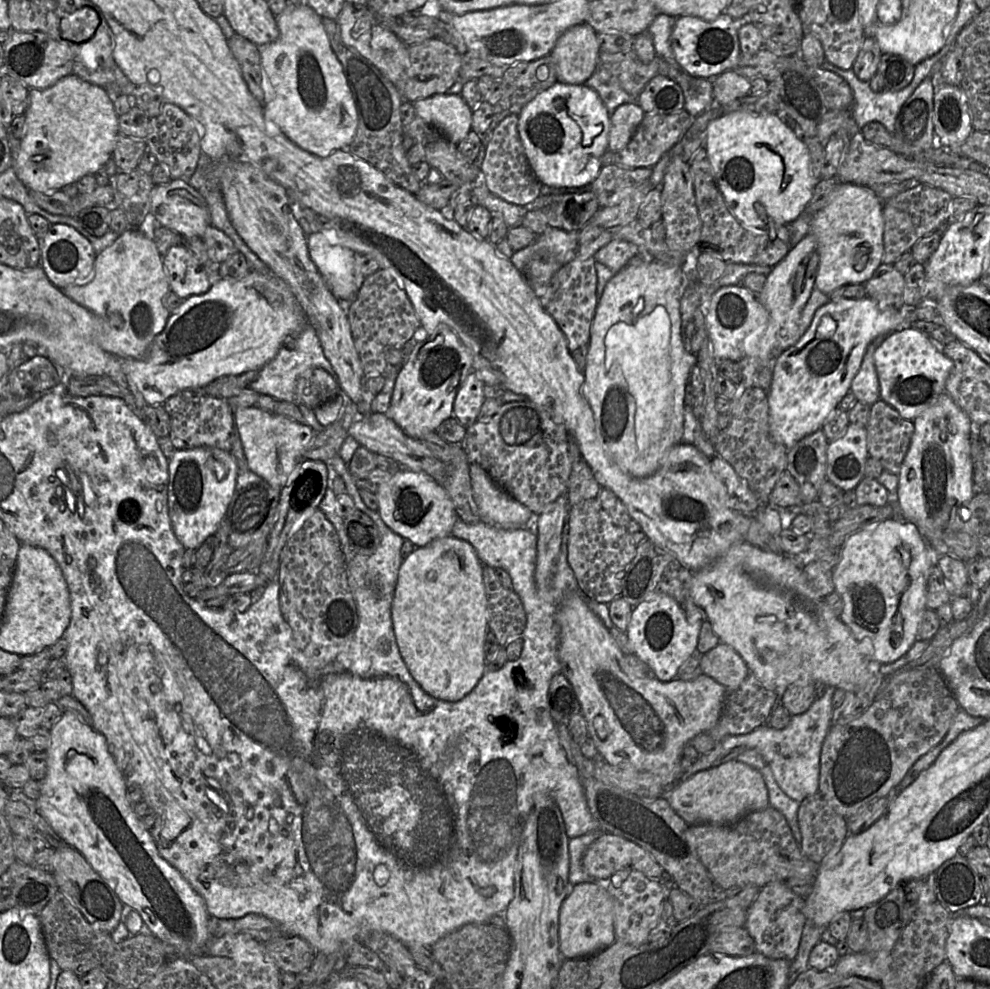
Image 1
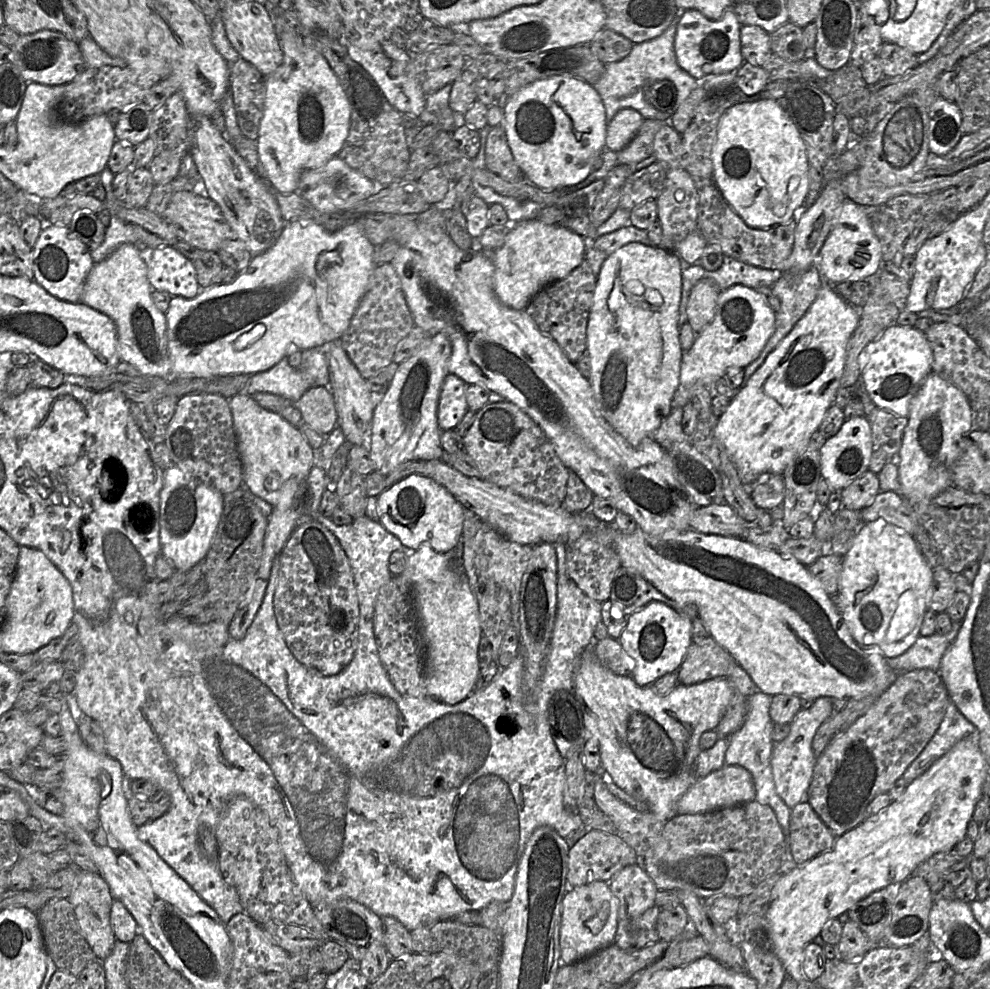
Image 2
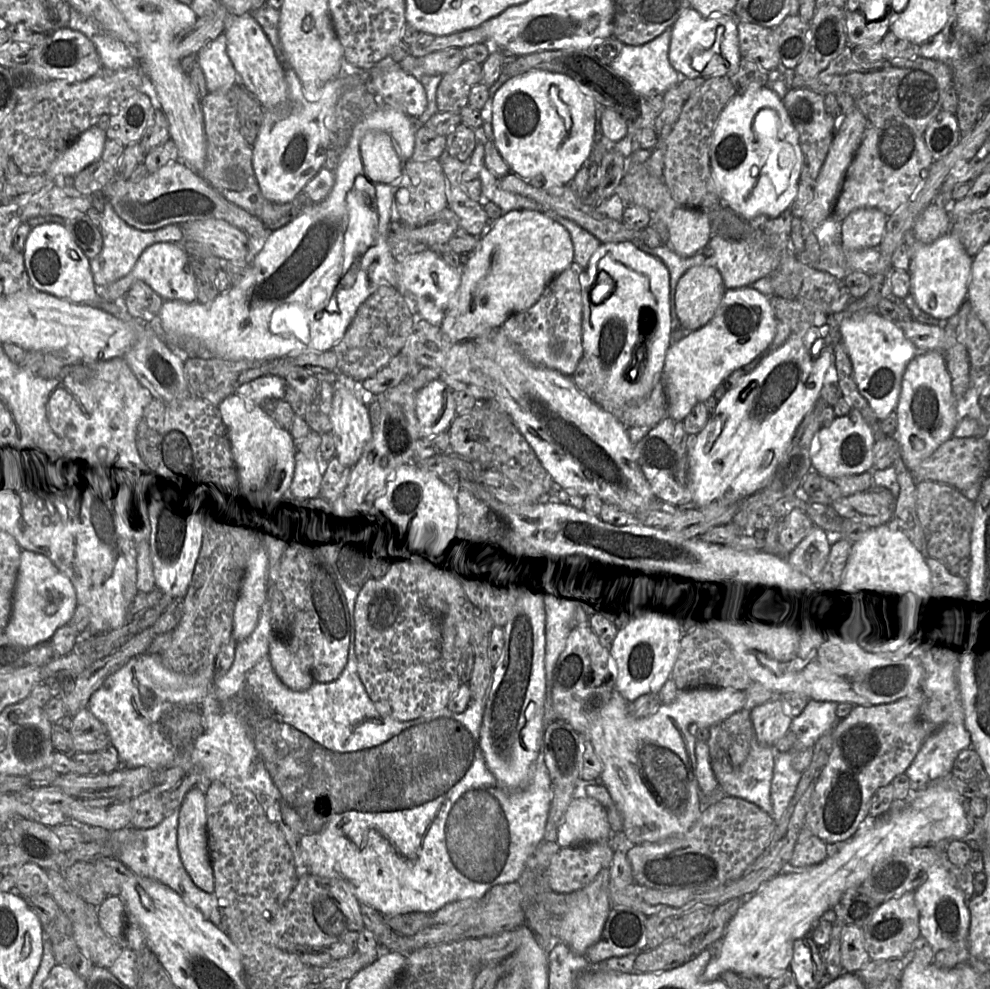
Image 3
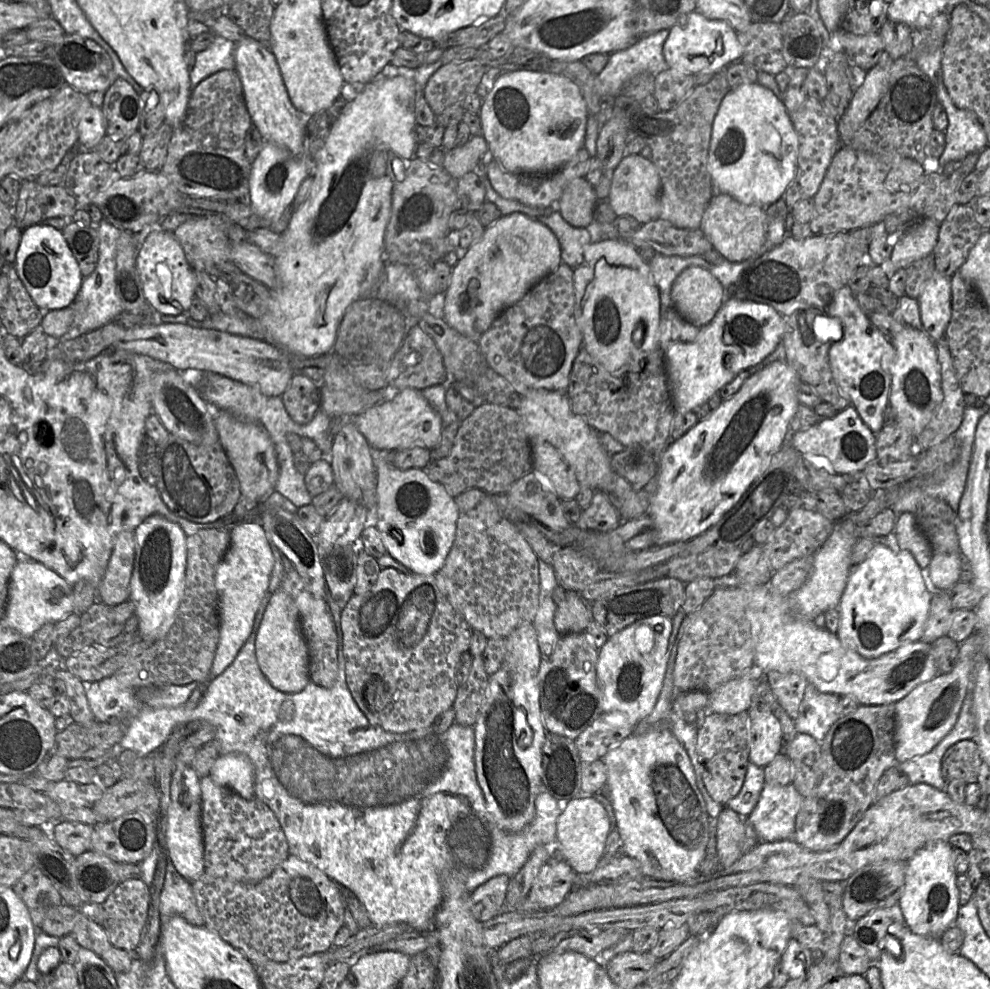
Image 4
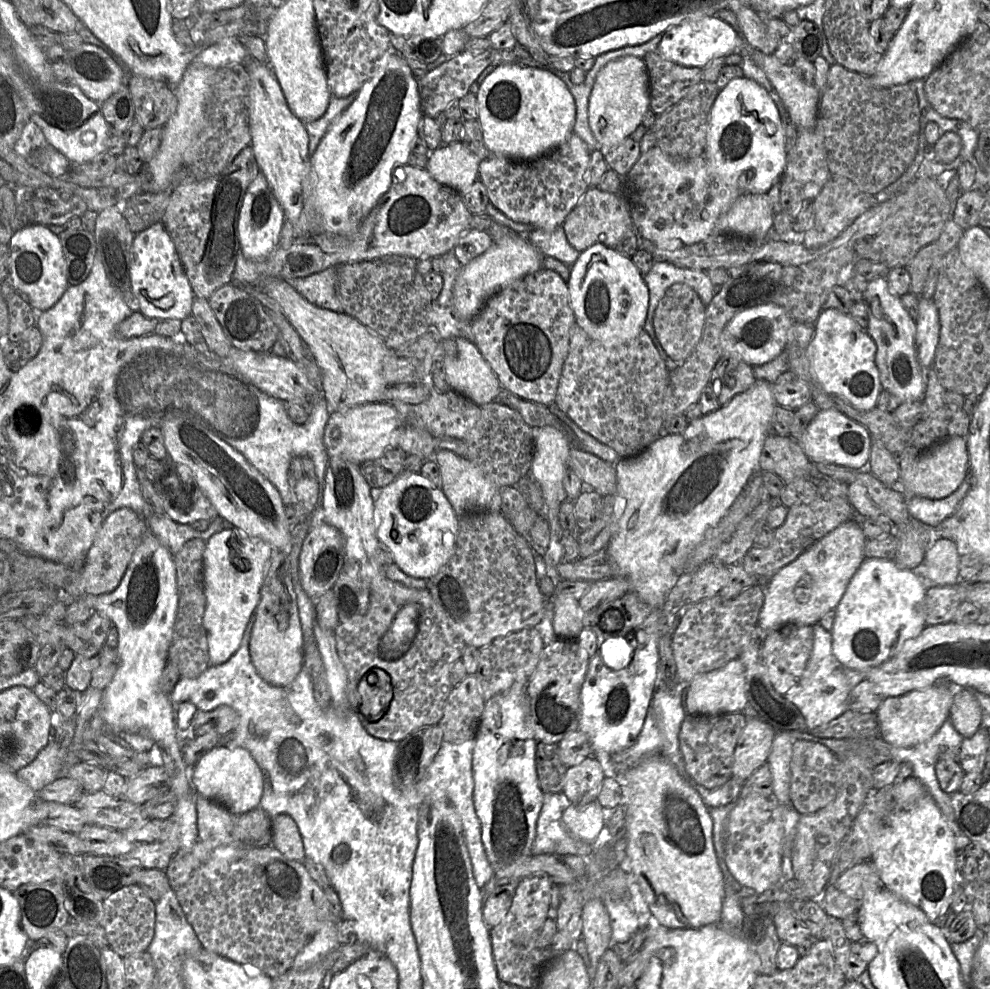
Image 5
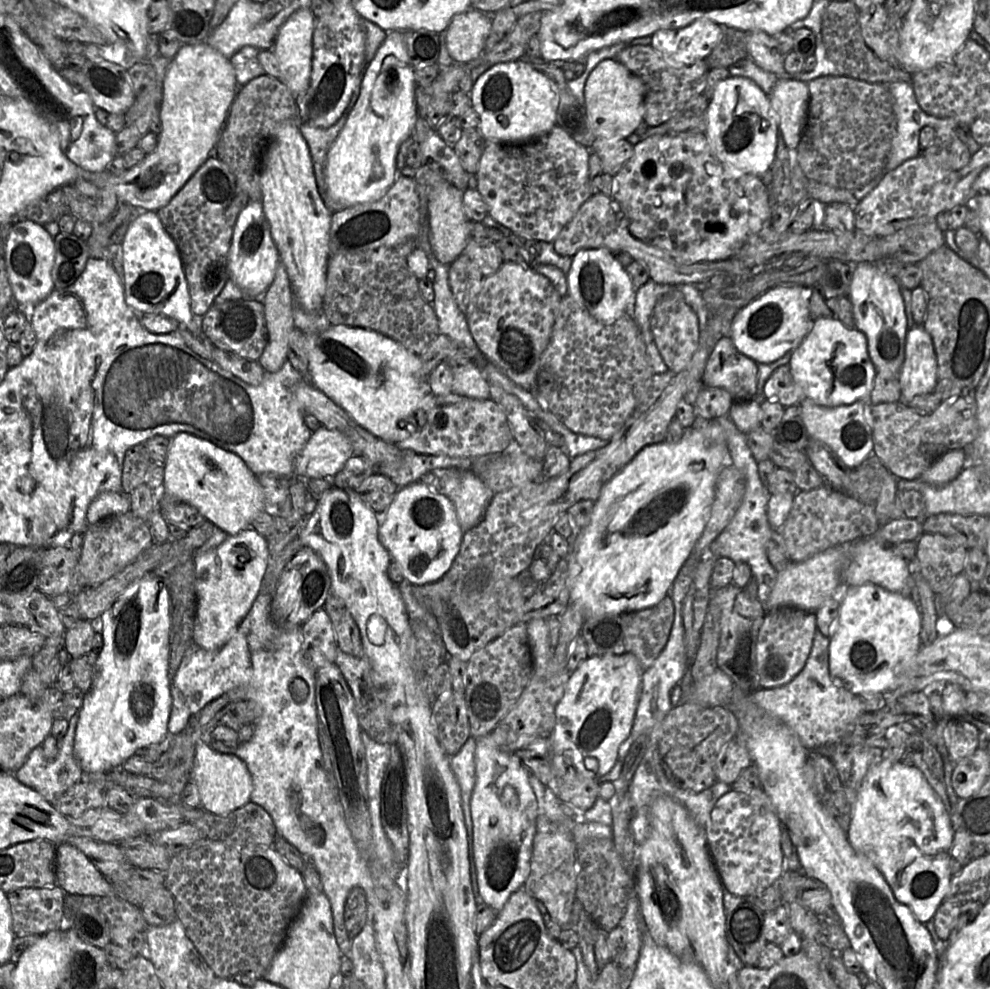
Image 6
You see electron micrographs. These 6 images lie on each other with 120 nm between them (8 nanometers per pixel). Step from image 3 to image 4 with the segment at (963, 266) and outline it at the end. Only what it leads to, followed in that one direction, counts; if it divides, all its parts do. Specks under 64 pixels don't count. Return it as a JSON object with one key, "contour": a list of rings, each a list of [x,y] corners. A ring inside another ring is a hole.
{"contour":[[[934,271],[918,298],[924,331],[937,342],[945,337],[952,315],[951,278]]]}

